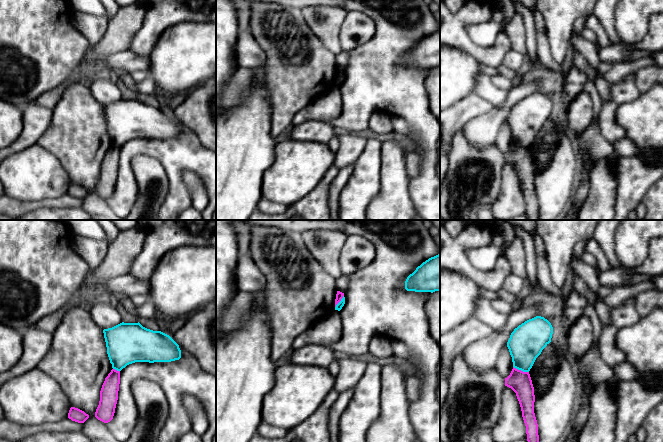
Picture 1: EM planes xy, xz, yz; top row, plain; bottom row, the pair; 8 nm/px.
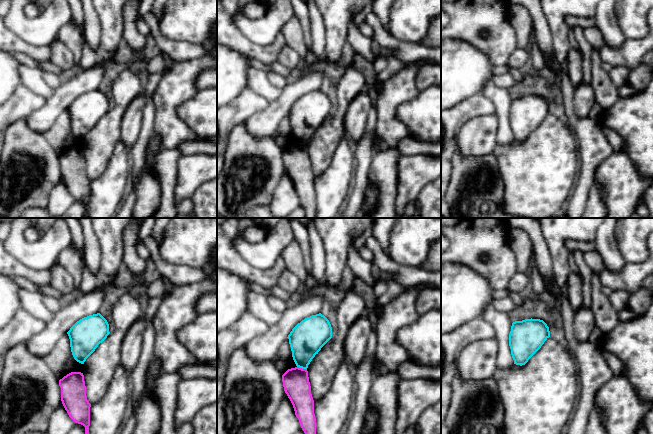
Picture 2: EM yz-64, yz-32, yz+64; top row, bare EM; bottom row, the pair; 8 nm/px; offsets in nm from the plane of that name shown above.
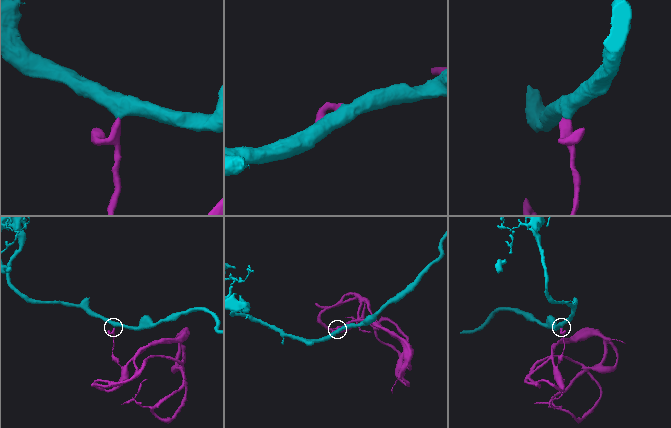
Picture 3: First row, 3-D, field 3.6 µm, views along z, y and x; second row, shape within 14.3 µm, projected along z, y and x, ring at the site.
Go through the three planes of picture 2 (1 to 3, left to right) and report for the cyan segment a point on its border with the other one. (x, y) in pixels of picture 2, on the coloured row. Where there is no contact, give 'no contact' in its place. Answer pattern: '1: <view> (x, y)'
1: no contact
2: yz-32 (301, 368)
3: no contact

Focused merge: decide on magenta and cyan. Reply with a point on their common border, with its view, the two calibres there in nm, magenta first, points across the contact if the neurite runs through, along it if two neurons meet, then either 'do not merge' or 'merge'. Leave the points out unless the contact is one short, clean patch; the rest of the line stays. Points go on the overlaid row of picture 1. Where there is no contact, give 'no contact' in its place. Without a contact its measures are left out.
contact yz (520, 370); calibres 180 and 280 nm; border yz (513, 366), (528, 372); do not merge

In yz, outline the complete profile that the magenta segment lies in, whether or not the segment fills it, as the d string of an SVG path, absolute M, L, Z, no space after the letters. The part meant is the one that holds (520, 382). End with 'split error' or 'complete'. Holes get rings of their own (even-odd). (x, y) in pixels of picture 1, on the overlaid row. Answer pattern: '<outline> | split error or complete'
M513 367L510 375L505 378L505 386L516 393L526 426L527 441L539 442L538 424L534 413L534 387L529 372Z | complete

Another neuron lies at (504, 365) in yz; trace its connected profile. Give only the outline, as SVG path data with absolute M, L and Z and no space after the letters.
M507 345L502 347L495 368L504 379L510 375L513 369L513 362Z

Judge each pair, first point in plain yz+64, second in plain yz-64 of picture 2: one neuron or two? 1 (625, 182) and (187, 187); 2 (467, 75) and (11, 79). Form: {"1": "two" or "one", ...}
{"1": "one", "2": "one"}

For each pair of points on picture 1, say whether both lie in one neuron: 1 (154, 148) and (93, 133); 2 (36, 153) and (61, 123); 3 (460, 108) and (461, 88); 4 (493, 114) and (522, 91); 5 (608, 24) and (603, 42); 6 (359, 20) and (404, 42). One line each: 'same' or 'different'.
1: different
2: different
3: different
4: same
5: different
6: different

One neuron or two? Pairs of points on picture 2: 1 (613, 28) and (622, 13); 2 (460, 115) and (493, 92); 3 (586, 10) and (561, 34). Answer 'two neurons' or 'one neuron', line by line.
1: two neurons
2: two neurons
3: one neuron

